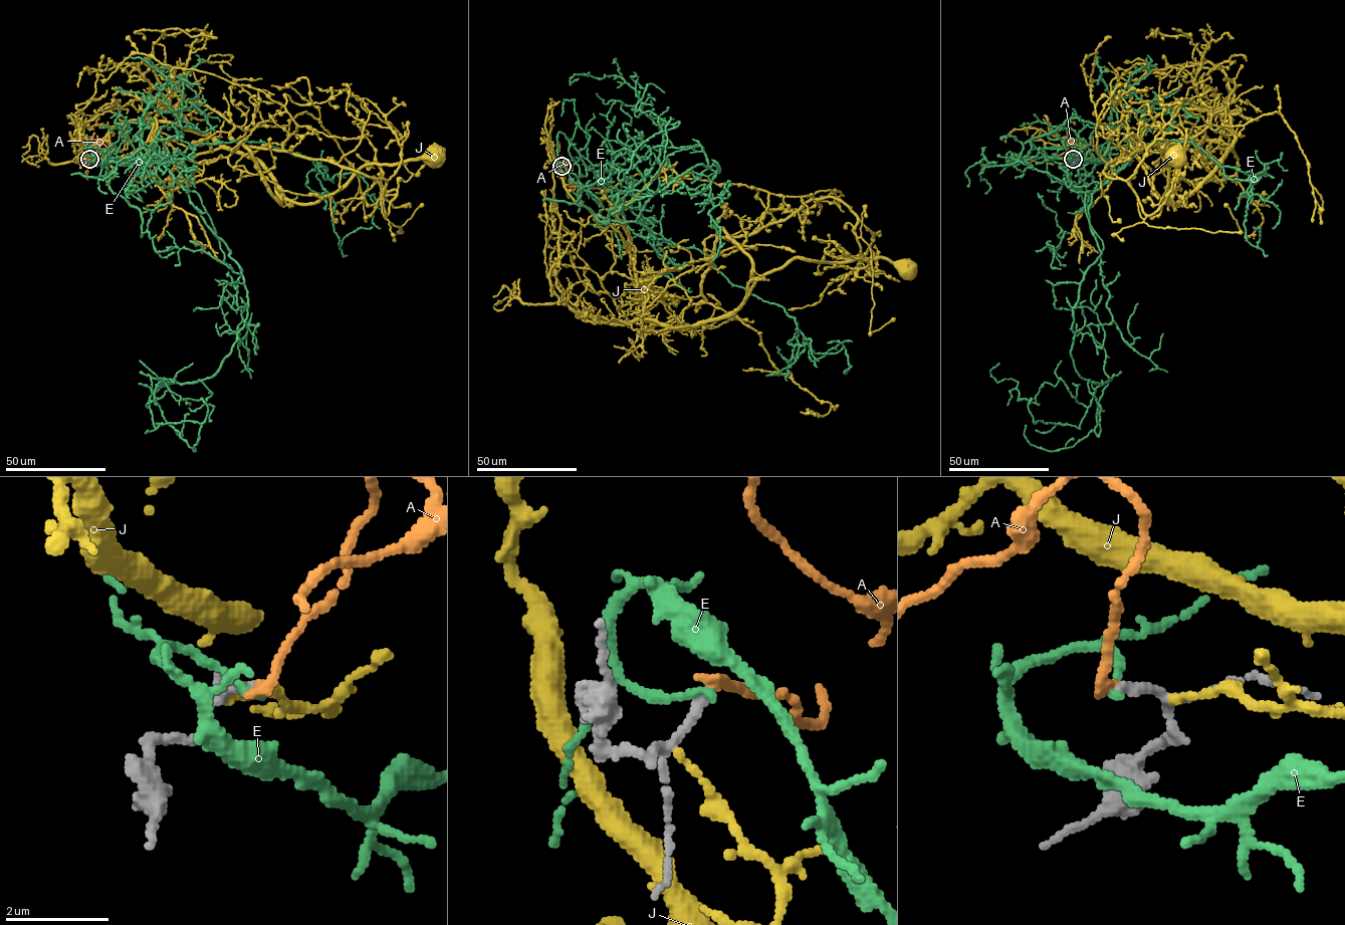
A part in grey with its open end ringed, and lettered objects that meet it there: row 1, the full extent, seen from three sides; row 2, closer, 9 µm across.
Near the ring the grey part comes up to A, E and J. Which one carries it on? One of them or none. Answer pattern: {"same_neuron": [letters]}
{"same_neuron": ["A"]}

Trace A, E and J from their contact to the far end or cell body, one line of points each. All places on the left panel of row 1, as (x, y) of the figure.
A: (89, 159), (98, 143), (111, 150)
E: (89, 159), (163, 162), (240, 269), (237, 341), (157, 427), (203, 422), (164, 381), (193, 363)
J: (88, 159), (128, 158), (163, 108), (254, 158), (296, 203), (329, 196), (367, 165), (435, 157)

